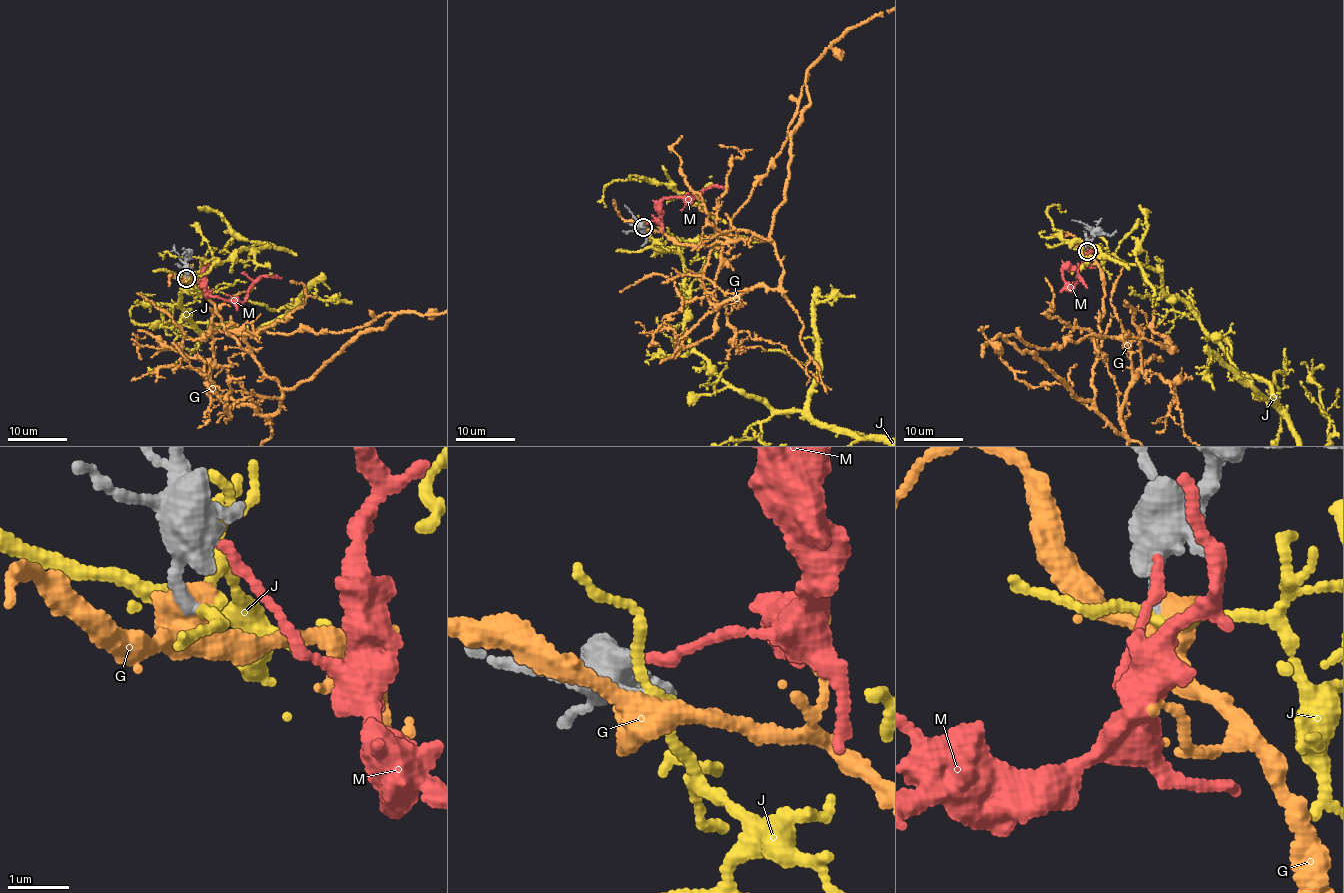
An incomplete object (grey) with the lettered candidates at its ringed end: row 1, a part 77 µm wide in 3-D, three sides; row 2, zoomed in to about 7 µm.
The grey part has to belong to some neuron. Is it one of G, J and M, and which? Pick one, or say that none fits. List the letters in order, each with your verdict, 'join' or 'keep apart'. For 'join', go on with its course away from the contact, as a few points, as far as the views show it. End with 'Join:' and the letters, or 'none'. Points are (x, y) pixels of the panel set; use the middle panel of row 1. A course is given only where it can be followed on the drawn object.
G: keep apart
J: keep apart
M: keep apart
Join: none

